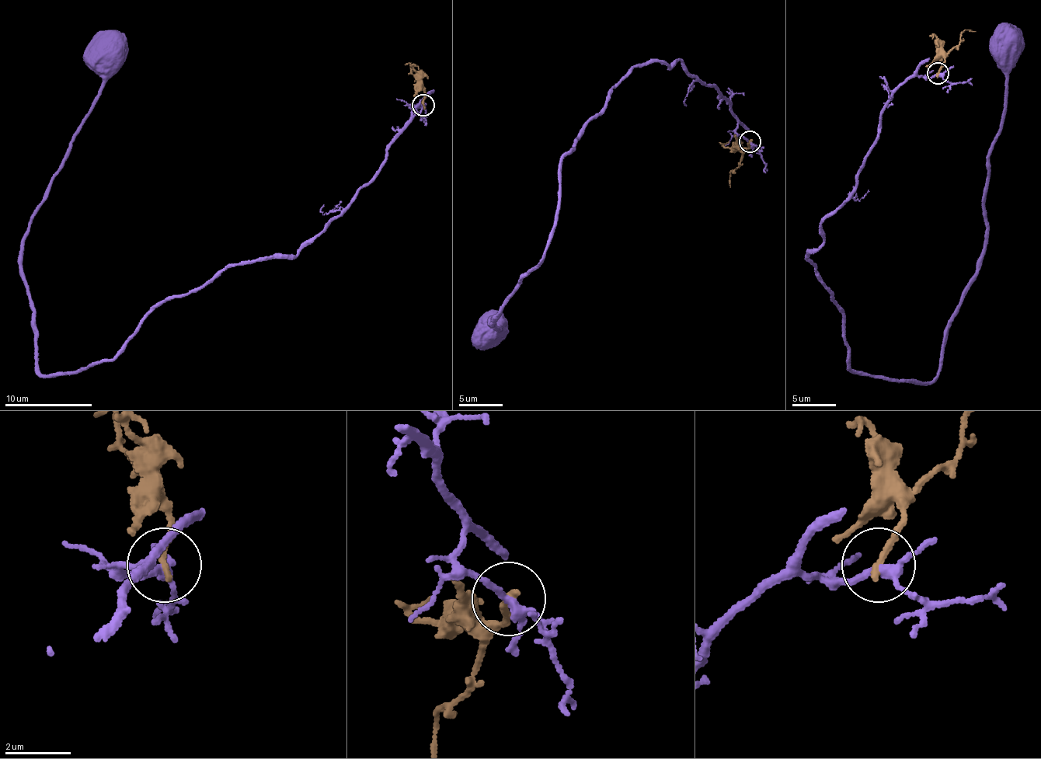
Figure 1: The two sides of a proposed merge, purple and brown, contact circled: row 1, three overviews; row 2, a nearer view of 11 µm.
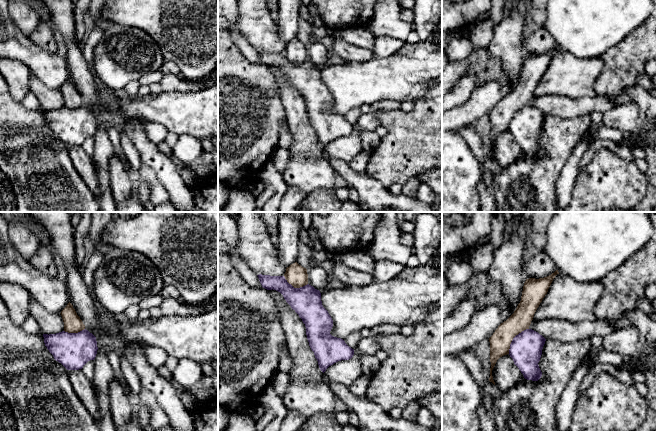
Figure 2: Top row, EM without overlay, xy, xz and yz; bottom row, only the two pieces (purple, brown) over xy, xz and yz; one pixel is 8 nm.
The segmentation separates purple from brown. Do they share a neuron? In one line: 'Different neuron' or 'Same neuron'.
Different neuron

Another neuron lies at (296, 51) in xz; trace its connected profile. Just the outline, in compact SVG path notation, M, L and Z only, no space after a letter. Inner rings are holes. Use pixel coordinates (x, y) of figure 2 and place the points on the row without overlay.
M297 38L286 44L284 53L294 64L300 64L308 60L307 45Z

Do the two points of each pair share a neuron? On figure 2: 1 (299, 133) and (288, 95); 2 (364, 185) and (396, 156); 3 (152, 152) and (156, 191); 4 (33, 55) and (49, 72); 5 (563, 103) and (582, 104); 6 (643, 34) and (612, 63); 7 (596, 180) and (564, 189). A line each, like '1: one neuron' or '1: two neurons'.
1: one neuron
2: two neurons
3: two neurons
4: one neuron
5: one neuron
6: one neuron
7: two neurons

